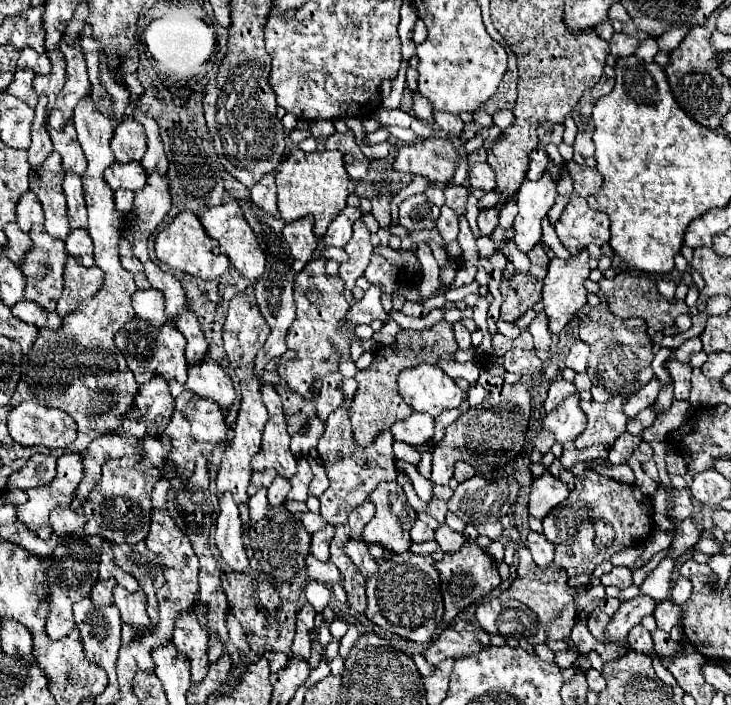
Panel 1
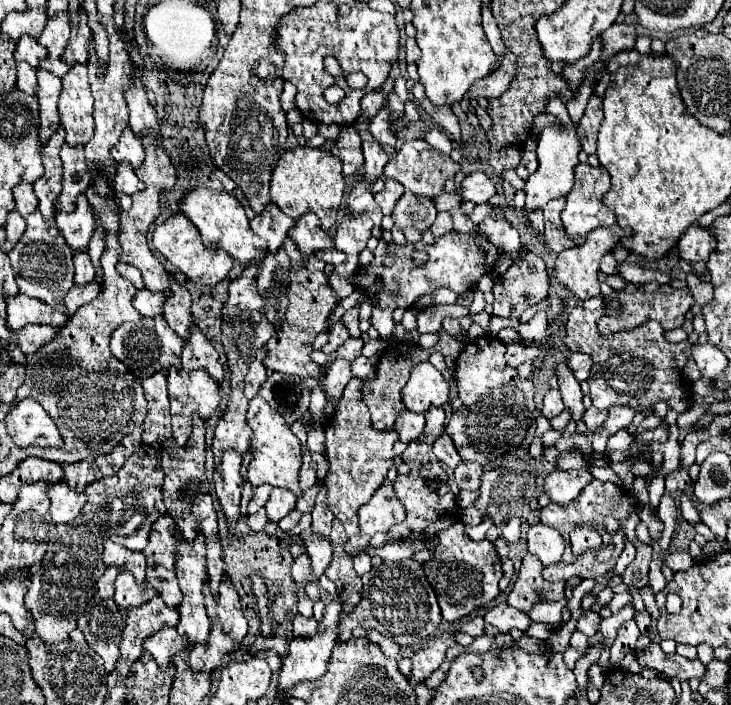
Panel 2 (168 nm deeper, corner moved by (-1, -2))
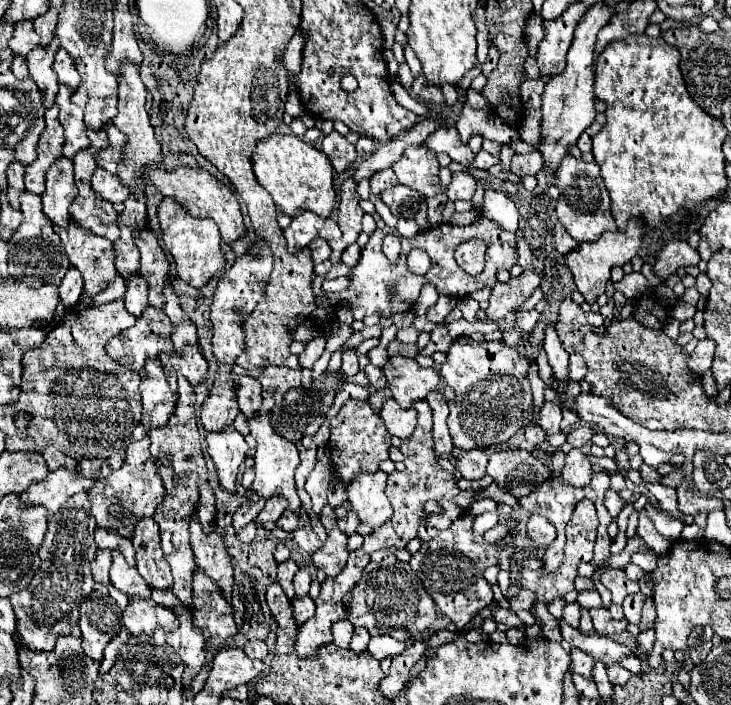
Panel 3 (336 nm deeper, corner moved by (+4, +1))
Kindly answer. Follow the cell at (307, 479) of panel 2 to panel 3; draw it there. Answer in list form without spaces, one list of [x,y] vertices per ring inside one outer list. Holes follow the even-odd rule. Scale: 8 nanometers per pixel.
[[[304,436],[296,442],[298,452],[300,452],[300,466],[296,468],[296,488],[304,490],[304,482],[308,478],[308,474],[314,468],[314,460],[316,460],[316,446],[312,442],[310,436]]]

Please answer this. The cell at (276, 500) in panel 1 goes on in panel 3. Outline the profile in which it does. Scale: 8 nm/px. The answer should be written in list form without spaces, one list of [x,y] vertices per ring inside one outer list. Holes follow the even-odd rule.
[[[282,496],[268,498],[268,500],[266,500],[266,506],[260,510],[256,522],[260,522],[260,524],[276,522],[276,520],[282,516],[282,512],[284,512],[286,508],[288,508],[288,500],[286,500],[286,498],[282,498]]]

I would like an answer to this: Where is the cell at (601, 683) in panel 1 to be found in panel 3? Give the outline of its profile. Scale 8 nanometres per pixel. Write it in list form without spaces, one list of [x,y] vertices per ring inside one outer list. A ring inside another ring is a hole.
[[[572,650],[572,664],[570,664],[570,670],[576,672],[576,674],[582,674],[584,678],[592,678],[592,672],[594,672],[594,660],[584,654],[582,650]]]

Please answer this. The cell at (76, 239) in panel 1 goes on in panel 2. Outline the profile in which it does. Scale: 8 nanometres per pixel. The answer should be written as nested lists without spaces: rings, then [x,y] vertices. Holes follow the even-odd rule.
[[[75,253],[75,283],[91,283],[95,279],[95,267],[87,253]]]

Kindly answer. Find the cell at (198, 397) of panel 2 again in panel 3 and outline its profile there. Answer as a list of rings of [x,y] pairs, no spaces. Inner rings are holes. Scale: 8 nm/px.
[[[186,348],[186,352],[178,356],[178,372],[186,376],[186,380],[196,388],[206,378],[208,362],[198,348]]]

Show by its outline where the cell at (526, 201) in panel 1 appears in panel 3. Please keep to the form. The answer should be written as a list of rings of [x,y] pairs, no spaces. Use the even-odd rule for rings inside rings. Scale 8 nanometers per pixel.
[[[604,4],[592,6],[582,22],[578,24],[574,32],[574,42],[570,46],[570,52],[566,56],[566,68],[562,74],[554,76],[542,94],[542,126],[540,126],[540,142],[538,150],[542,154],[544,166],[554,174],[558,166],[562,164],[564,156],[570,154],[570,148],[576,144],[584,128],[588,128],[594,122],[596,108],[594,108],[594,74],[592,74],[592,62],[594,62],[594,42],[598,30],[612,18],[612,8]]]

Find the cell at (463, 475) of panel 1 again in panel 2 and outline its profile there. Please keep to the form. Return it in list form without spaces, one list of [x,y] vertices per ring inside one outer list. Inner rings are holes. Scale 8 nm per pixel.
[[[445,429],[441,431],[441,435],[437,437],[437,441],[433,443],[433,453],[439,461],[443,461],[449,469],[455,469],[461,463],[459,453],[455,451],[455,445],[451,441],[451,437],[445,433]]]

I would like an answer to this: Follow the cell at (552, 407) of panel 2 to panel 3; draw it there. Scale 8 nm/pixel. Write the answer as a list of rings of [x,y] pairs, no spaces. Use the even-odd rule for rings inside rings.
[[[544,402],[540,410],[540,426],[548,434],[558,434],[560,432],[560,420],[562,420],[562,410],[554,402]]]

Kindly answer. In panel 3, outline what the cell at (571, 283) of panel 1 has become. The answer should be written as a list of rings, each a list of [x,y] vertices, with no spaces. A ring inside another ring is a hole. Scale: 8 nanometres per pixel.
[[[637,218],[637,224],[636,222],[630,222],[624,232],[604,232],[598,240],[590,242],[590,244],[582,242],[576,250],[572,250],[564,256],[566,266],[570,268],[570,272],[574,276],[574,282],[576,282],[580,294],[584,296],[584,300],[588,304],[596,304],[598,296],[604,294],[606,282],[610,280],[610,268],[612,266],[622,266],[624,262],[630,262],[636,256],[636,252],[640,248],[640,240],[644,236],[642,226],[642,218]]]

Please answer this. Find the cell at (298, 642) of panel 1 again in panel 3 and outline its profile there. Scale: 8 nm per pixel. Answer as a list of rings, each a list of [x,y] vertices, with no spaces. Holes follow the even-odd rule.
[[[294,596],[292,598],[292,610],[294,610],[294,620],[298,626],[302,626],[308,618],[314,616],[314,600],[310,596]]]

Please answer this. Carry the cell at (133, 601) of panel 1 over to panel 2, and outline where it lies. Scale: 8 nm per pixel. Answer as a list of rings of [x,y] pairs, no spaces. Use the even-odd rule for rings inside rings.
[[[121,571],[115,581],[115,603],[119,607],[139,607],[157,597],[157,591],[147,587],[147,583],[137,583],[129,571]]]

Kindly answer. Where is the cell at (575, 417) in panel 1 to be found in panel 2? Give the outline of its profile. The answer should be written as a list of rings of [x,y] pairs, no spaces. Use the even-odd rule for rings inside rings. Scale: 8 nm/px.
[[[559,363],[555,369],[555,375],[559,377],[559,391],[563,395],[563,403],[573,411],[575,419],[583,417],[583,391],[579,387],[579,381],[575,379],[575,375],[569,371],[567,363]]]

